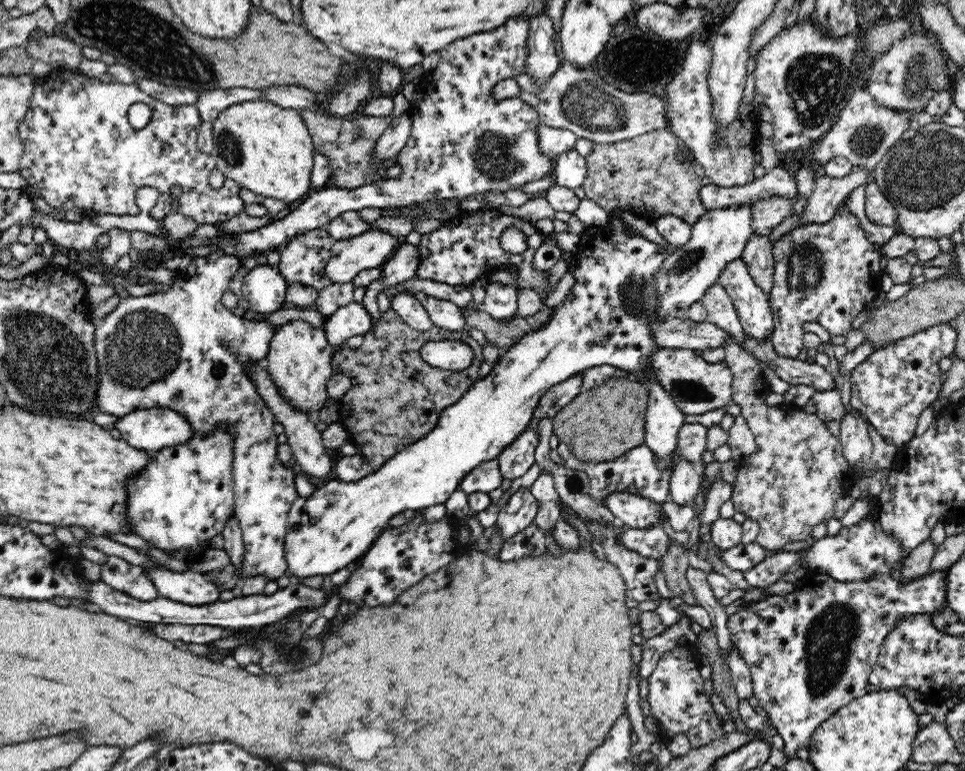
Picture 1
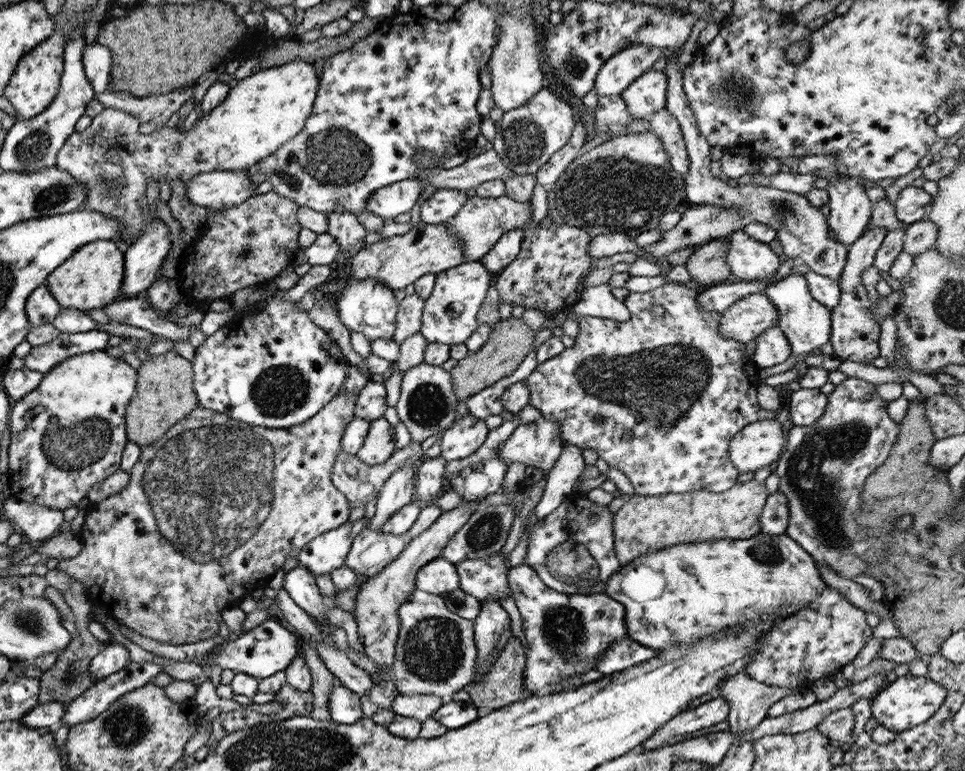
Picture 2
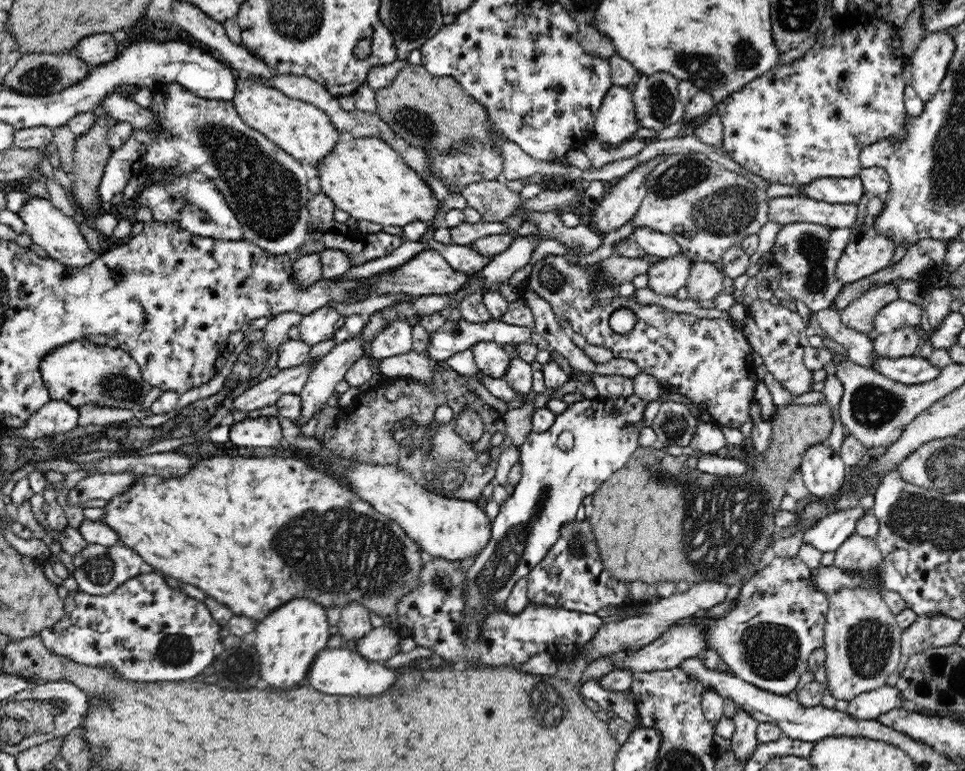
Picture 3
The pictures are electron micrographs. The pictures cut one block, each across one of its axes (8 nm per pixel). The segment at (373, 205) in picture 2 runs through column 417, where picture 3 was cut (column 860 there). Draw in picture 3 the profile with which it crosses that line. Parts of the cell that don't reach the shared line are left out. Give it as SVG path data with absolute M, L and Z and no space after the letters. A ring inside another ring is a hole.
M822 176L794 188L798 189L800 195L804 197L830 204L850 204L850 202L857 204L864 194L864 186L859 176L854 176L854 178Z

